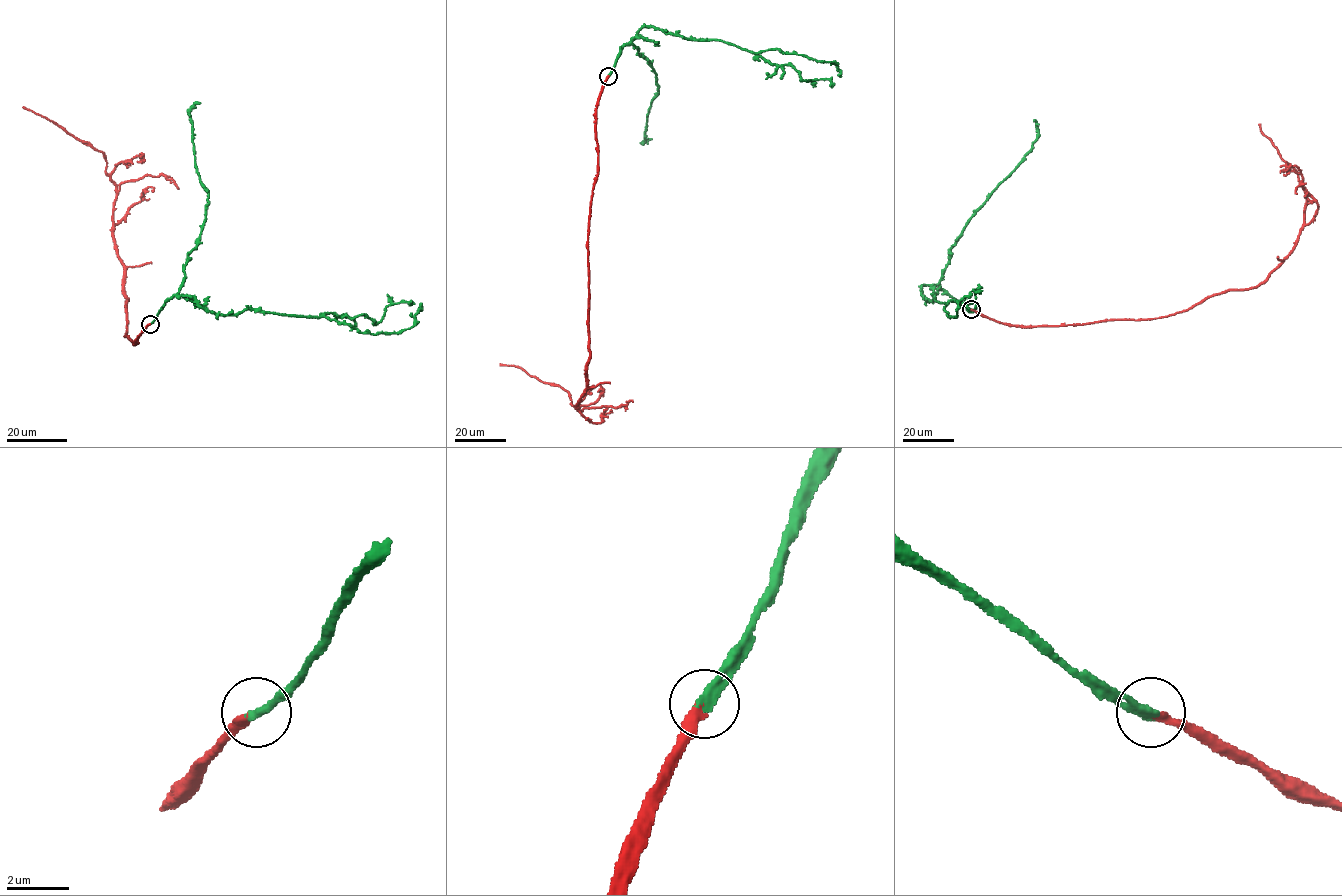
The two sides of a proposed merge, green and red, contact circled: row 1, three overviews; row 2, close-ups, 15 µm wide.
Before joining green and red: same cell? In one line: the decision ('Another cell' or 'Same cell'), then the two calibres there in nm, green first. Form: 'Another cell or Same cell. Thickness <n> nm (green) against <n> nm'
Same cell. Thickness 360 nm (green) against 300 nm

